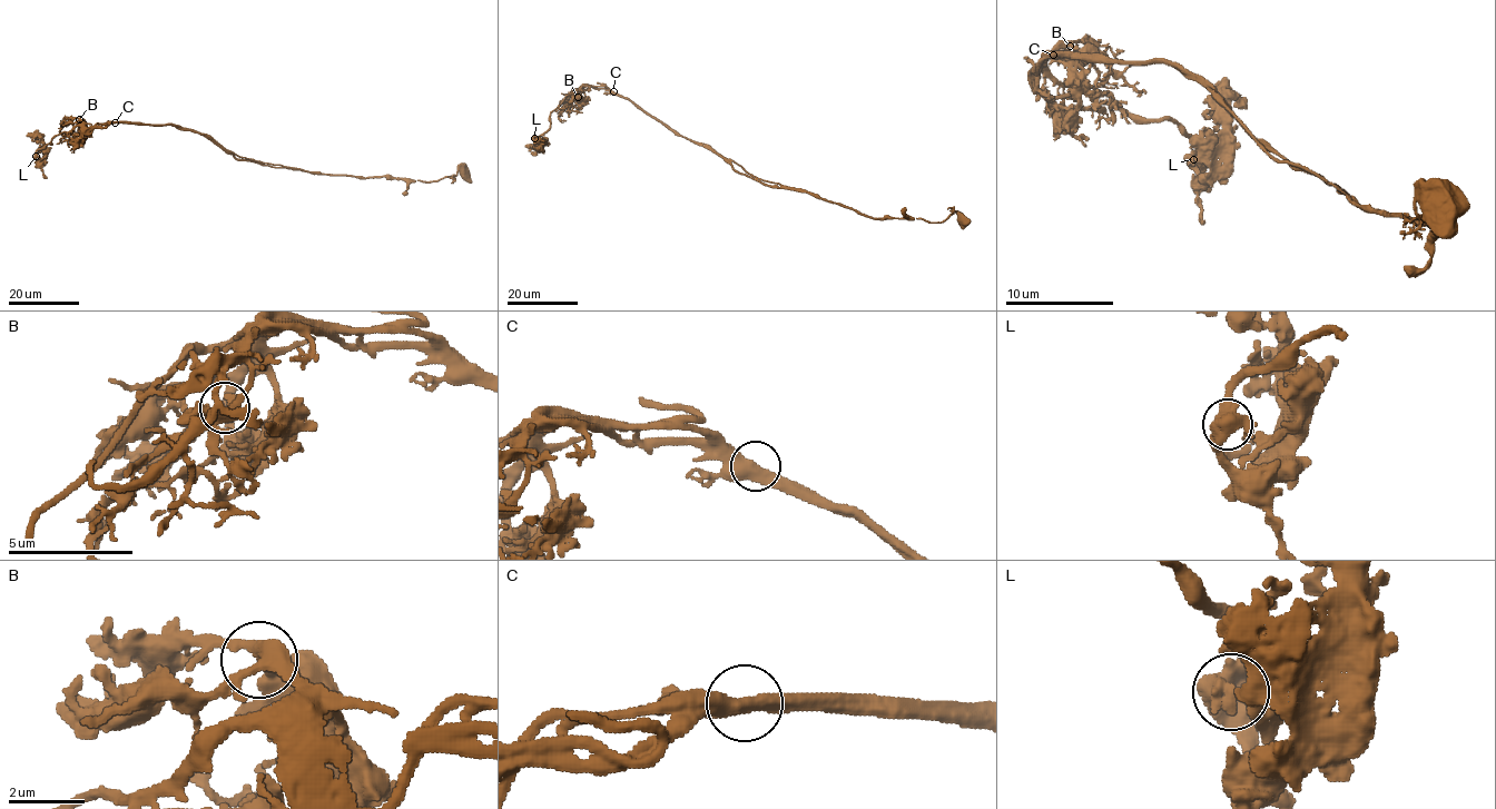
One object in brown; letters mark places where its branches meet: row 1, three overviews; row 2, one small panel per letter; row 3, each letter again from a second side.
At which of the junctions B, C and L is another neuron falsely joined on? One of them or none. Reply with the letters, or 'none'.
C

